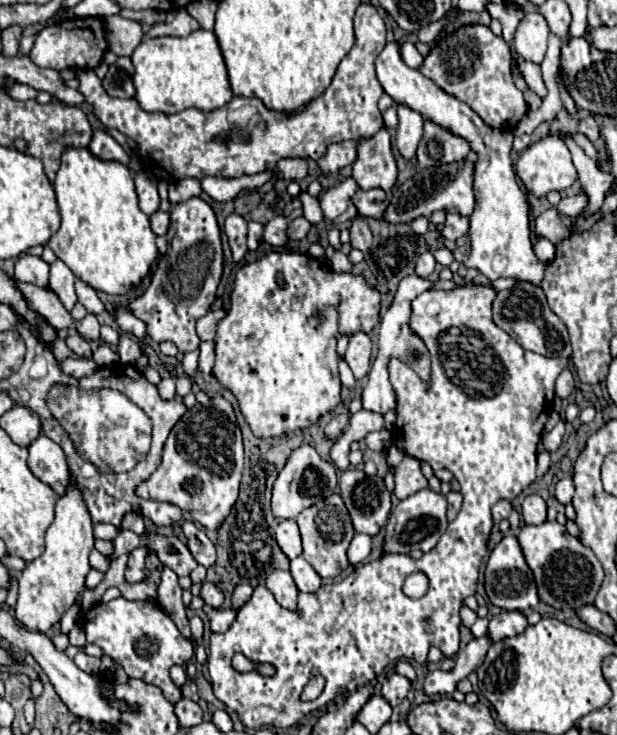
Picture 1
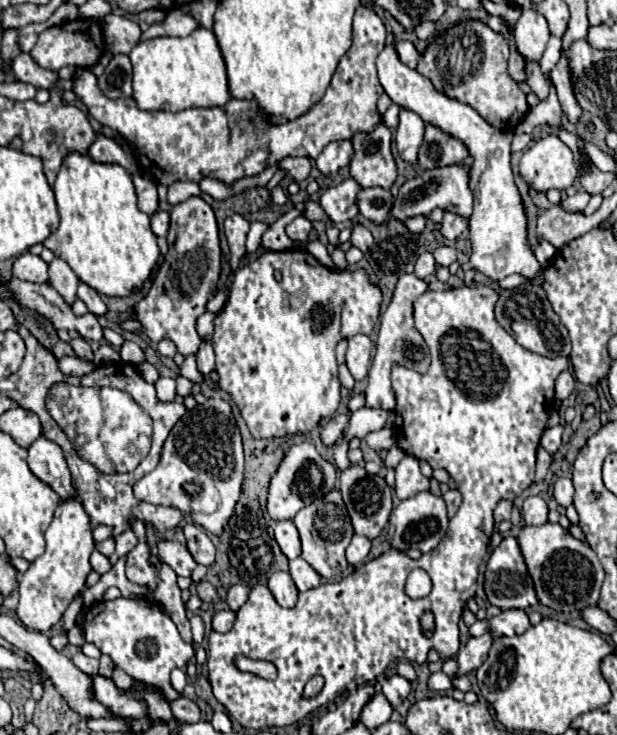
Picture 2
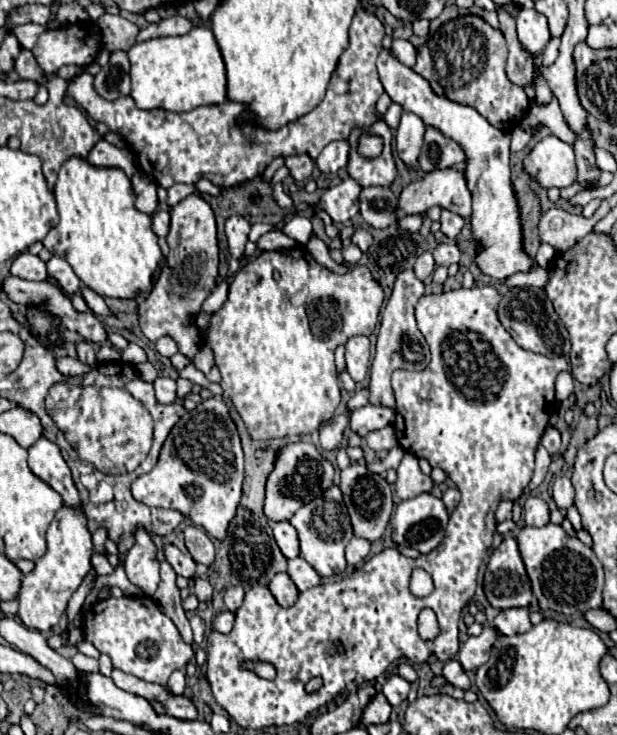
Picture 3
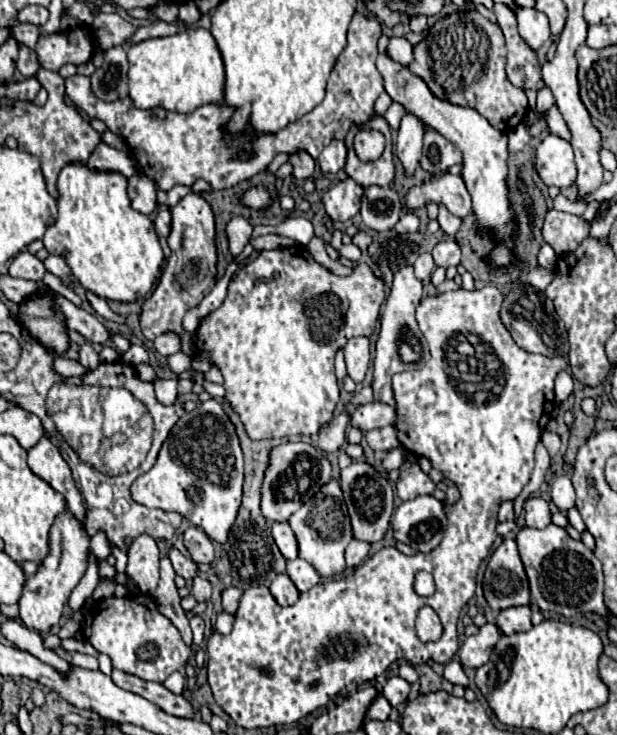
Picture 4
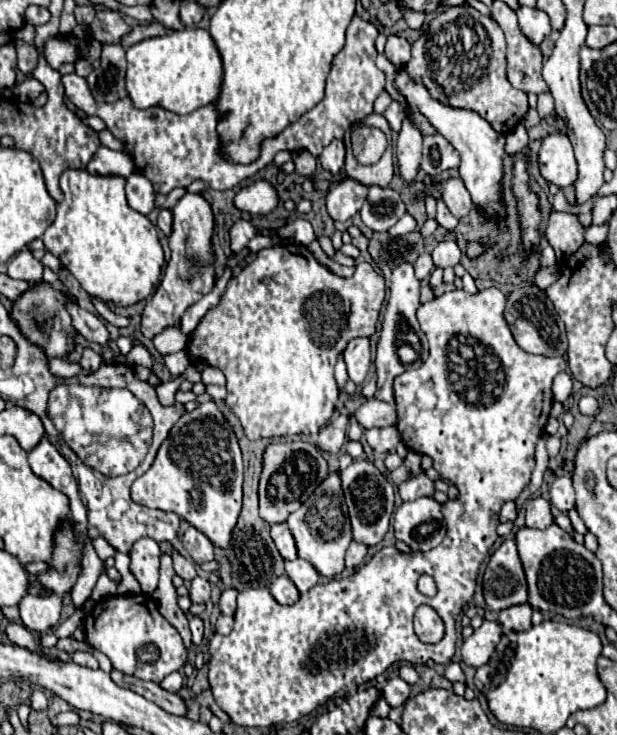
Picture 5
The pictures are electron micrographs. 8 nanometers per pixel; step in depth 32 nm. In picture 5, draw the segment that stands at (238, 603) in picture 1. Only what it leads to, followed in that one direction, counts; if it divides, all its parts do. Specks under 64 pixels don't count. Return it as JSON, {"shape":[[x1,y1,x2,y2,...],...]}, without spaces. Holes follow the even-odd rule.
{"shape":[[228,588,228,590,222,592,220,602,218,602,222,614,226,614,226,616,234,614,234,610,236,610,236,596,238,596,238,592,234,588]]}

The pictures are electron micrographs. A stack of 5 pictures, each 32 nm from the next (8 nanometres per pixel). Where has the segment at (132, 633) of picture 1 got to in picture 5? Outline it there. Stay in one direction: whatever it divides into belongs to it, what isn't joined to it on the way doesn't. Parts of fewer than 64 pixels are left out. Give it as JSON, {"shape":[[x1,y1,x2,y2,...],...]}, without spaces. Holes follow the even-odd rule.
{"shape":[[102,600,94,606,90,616,86,616,86,626,90,632,88,644,104,652,112,666,124,674,160,682,164,676,186,664,188,650,176,628,160,616,154,600]]}

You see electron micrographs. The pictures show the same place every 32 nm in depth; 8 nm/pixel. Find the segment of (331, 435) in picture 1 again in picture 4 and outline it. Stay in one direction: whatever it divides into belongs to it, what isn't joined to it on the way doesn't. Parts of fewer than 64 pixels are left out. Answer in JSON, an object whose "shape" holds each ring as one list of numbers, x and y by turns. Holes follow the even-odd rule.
{"shape":[[340,414,332,418,324,428,320,428,318,448,324,452,338,452,346,442,346,428,350,424,348,414]]}

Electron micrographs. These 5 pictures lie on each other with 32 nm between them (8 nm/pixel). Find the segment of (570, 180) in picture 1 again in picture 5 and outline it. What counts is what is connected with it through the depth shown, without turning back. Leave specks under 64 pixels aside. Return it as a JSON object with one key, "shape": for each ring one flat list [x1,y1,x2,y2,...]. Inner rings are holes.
{"shape":[[564,132,550,134,542,140,538,160,540,160,540,172,550,184,564,188,576,182,578,176,576,158,572,144]]}

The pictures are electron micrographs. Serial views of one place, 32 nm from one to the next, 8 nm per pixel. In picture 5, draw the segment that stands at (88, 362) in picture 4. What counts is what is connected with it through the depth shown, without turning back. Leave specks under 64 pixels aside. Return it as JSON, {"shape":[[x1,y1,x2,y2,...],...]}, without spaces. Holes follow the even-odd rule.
{"shape":[[86,348,86,350,84,350,84,354,82,354,82,362,80,362,80,366,82,366,84,372,92,374,92,372,96,372,102,364,104,364,104,360,102,360,100,354,96,354,92,348]]}

